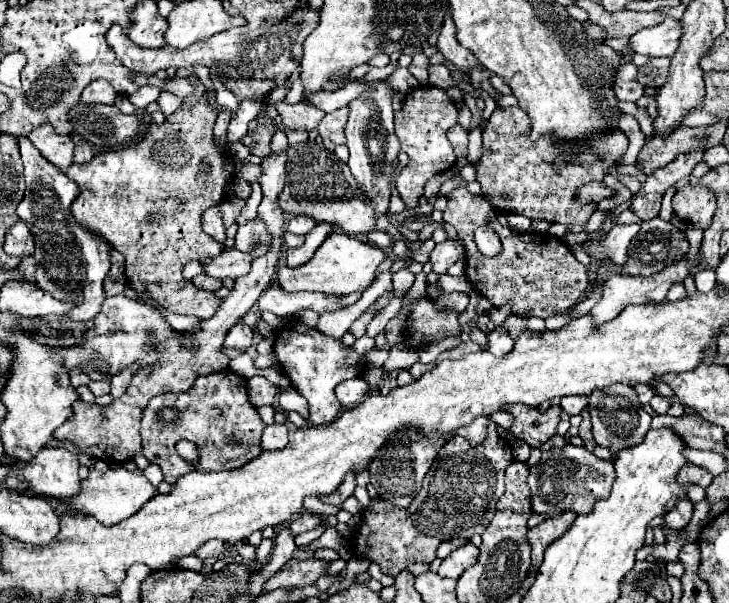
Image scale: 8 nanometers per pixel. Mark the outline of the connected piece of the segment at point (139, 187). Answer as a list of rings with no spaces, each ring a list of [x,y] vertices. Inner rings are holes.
[[[201,98],[191,108],[181,106],[179,110],[175,110],[165,120],[165,124],[151,124],[147,136],[139,144],[125,150],[99,154],[91,162],[73,164],[67,170],[67,176],[75,180],[81,190],[77,200],[71,204],[73,218],[83,228],[97,232],[97,236],[101,236],[113,250],[119,250],[125,256],[125,276],[139,298],[153,298],[161,308],[173,314],[189,314],[199,320],[209,320],[211,316],[215,316],[217,308],[221,306],[221,298],[217,298],[213,292],[199,290],[193,286],[193,282],[185,280],[183,266],[191,260],[213,258],[221,254],[223,244],[217,244],[201,230],[201,214],[209,206],[223,202],[223,188],[227,182],[231,182],[231,176],[223,170],[225,156],[213,144],[215,118],[217,110],[211,108],[205,98]],[[201,160],[207,160],[211,164],[211,174],[203,182],[197,178],[197,166]]]

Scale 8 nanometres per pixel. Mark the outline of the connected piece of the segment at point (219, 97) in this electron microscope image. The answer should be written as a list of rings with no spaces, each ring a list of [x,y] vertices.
[[[211,74],[210,78],[216,89],[216,102],[221,106],[230,109],[231,117],[233,119],[239,104],[237,98],[230,91],[226,90],[223,83],[219,81],[219,78],[217,76]]]

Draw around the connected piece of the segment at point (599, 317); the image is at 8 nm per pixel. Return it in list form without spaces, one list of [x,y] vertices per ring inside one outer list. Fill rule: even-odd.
[[[681,260],[673,266],[667,266],[661,272],[645,278],[645,276],[621,276],[621,274],[615,274],[611,278],[607,278],[605,286],[603,286],[603,298],[597,306],[591,308],[591,316],[593,316],[593,324],[603,324],[603,322],[609,322],[613,320],[625,306],[629,304],[647,304],[647,302],[660,303],[662,302],[667,293],[674,283],[682,283],[683,280],[689,276],[693,264],[689,264],[687,260]]]

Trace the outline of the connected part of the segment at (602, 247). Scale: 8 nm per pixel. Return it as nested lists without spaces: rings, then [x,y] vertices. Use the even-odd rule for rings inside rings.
[[[615,224],[603,240],[585,242],[585,250],[589,256],[593,256],[599,262],[607,258],[615,264],[625,264],[629,244],[633,236],[637,236],[637,232],[639,232],[639,224]]]

